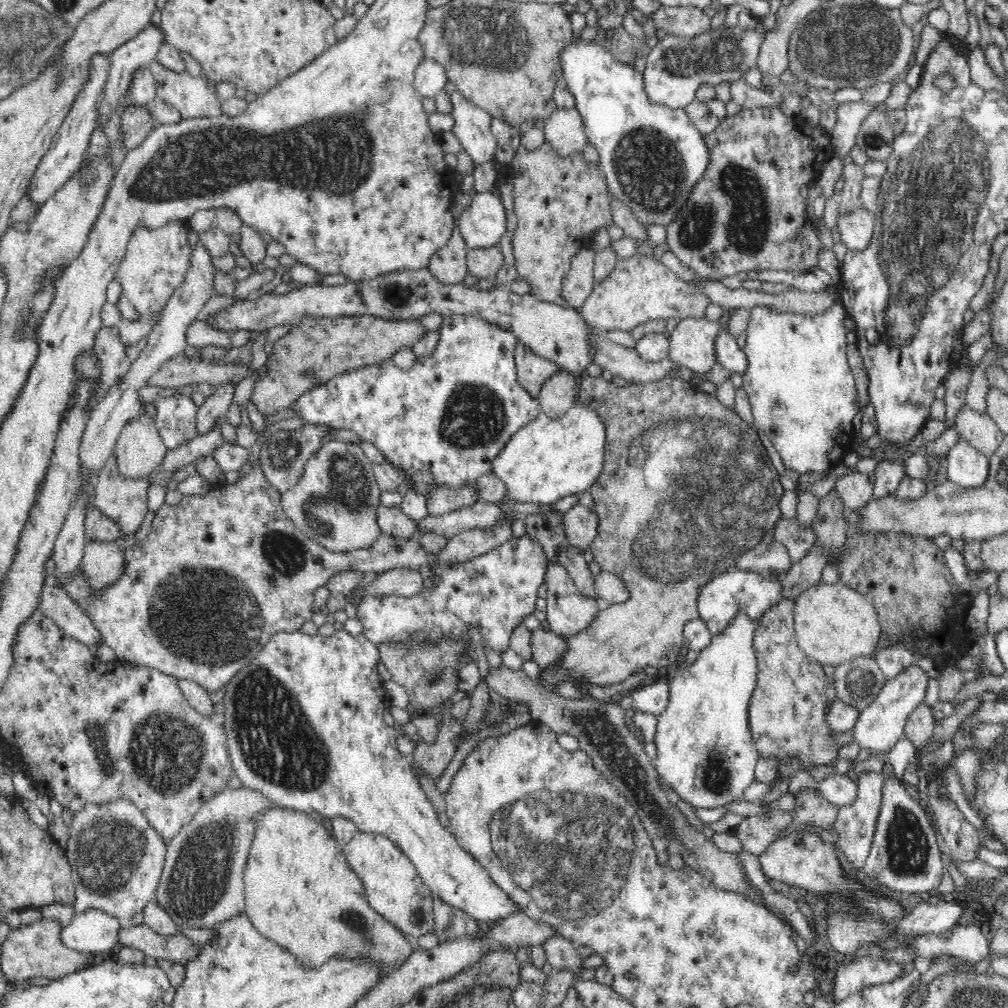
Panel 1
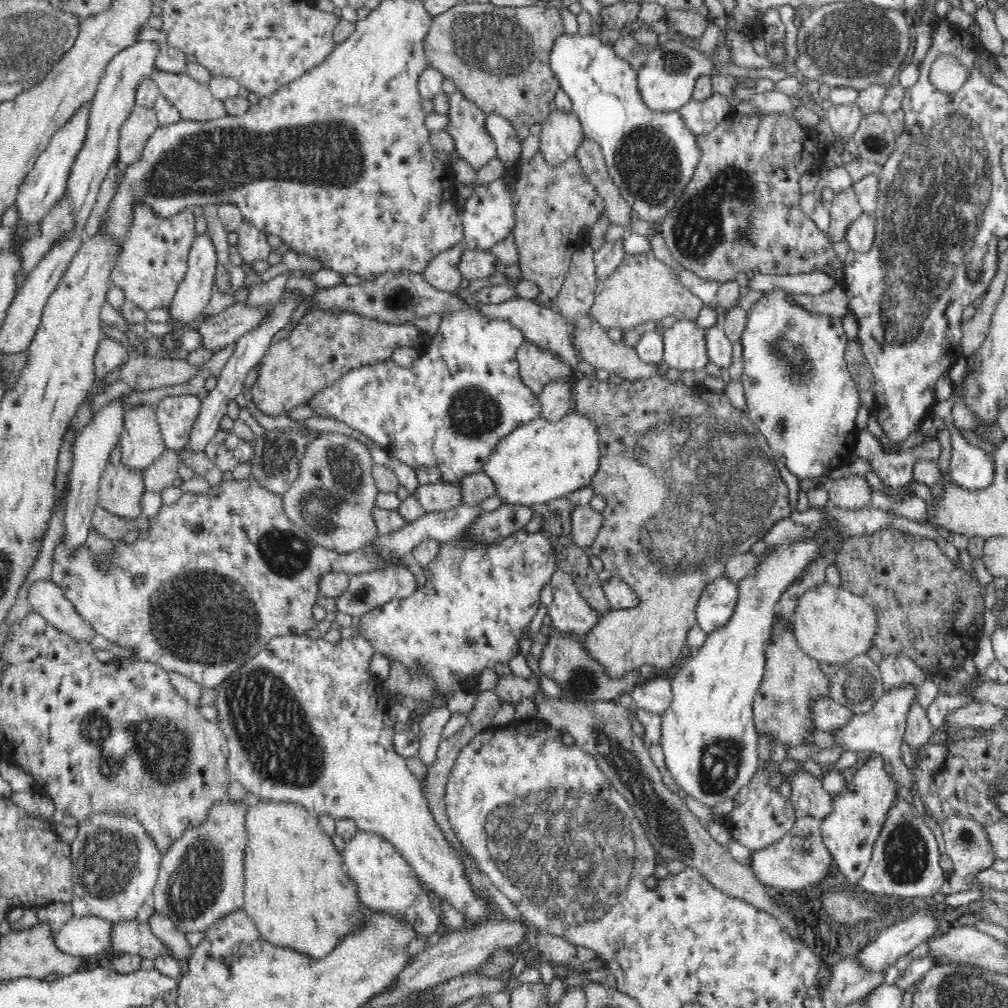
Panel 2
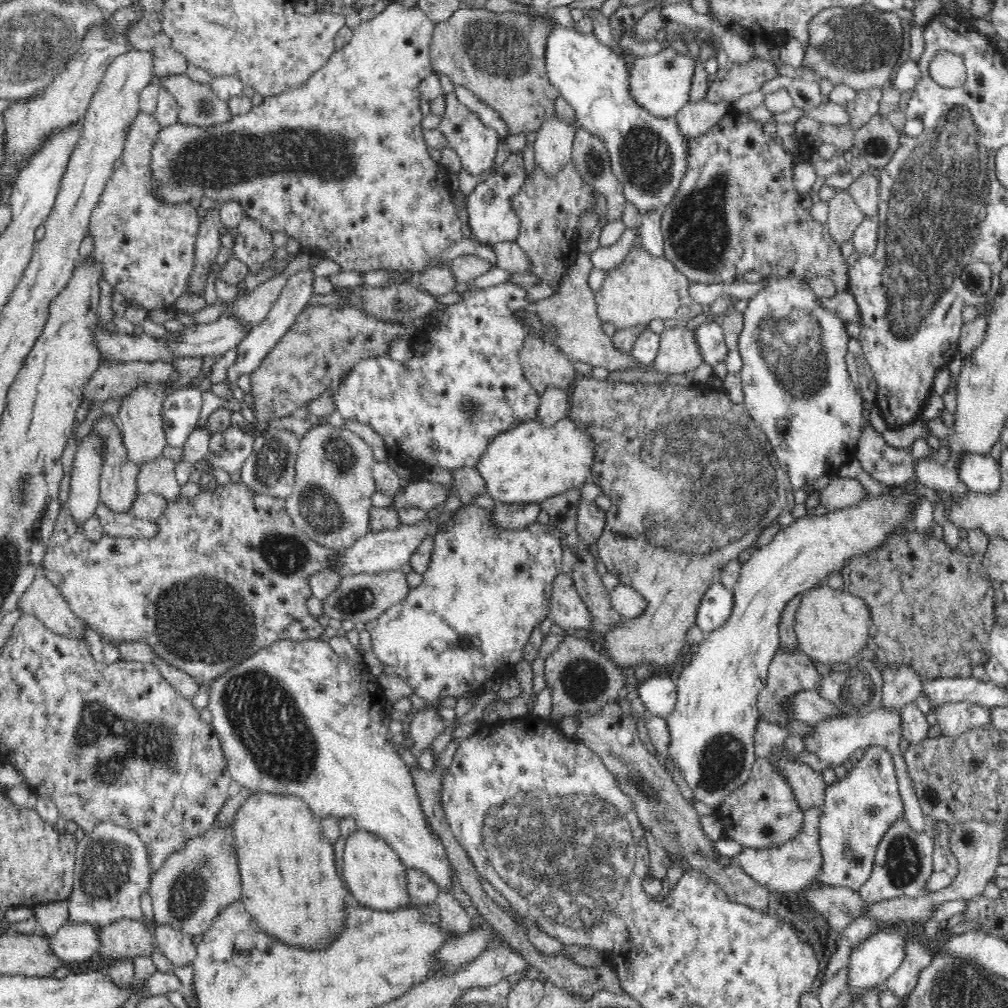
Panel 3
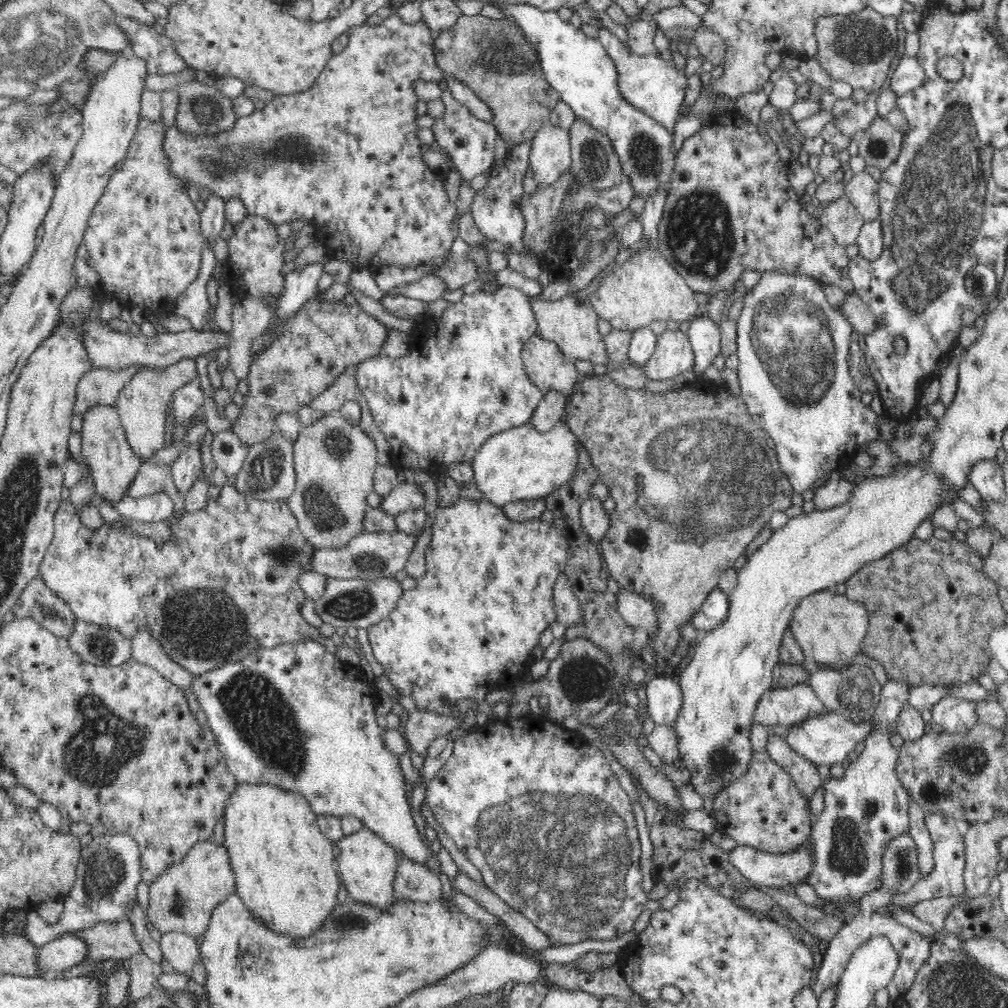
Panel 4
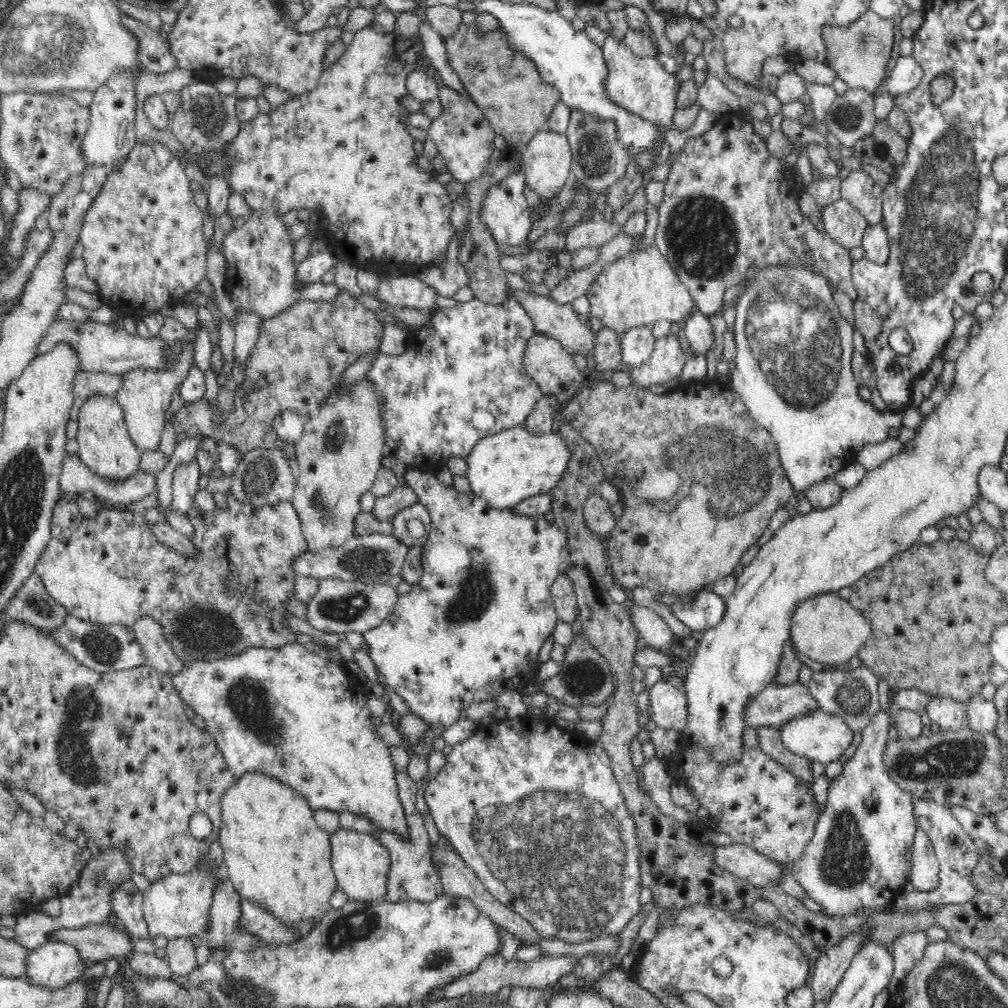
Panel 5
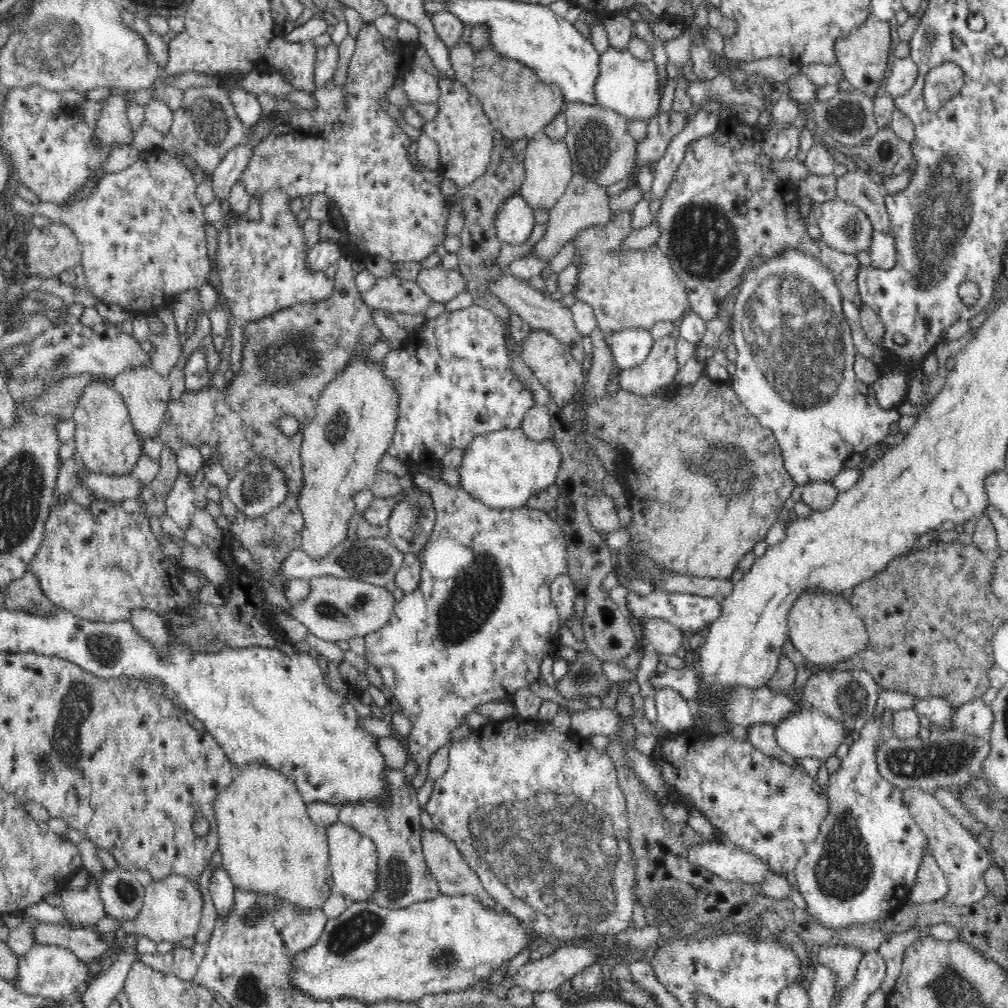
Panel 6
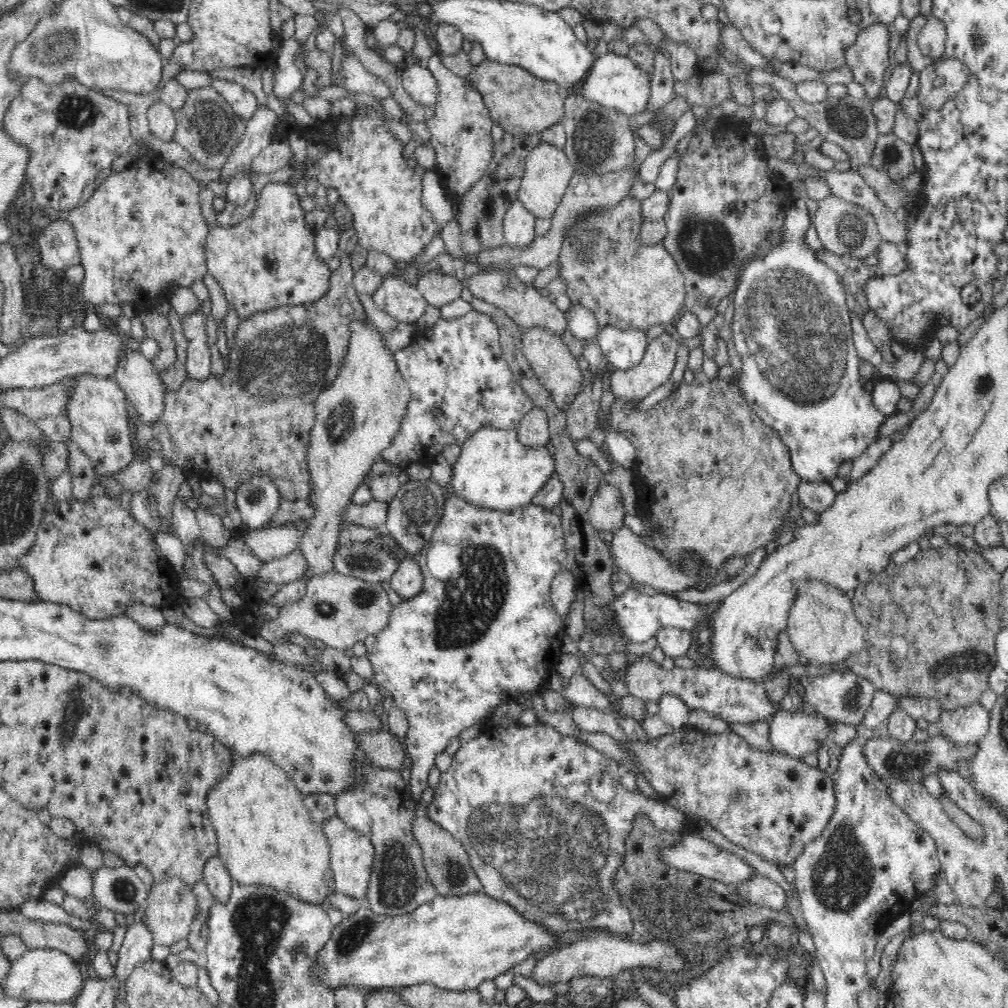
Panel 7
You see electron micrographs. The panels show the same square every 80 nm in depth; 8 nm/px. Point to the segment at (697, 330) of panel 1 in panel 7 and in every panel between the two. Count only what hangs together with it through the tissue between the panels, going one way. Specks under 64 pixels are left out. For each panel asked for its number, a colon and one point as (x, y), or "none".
2: (684, 344)
3: (678, 353)
4: (673, 355)
5: (667, 360)
6: (658, 371)
7: (629, 385)

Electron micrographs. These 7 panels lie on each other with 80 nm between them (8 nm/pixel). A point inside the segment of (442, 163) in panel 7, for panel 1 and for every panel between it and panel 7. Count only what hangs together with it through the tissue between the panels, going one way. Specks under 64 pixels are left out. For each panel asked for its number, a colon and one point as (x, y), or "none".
1: (472, 124)
2: (466, 122)
3: (475, 144)
4: (467, 141)
5: (464, 137)
6: (462, 130)

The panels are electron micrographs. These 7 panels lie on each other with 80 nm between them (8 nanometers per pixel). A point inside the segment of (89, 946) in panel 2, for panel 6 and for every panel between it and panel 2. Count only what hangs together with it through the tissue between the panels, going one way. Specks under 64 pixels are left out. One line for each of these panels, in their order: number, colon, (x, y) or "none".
3: (73, 943)
4: (55, 957)
5: (53, 965)
6: (50, 971)

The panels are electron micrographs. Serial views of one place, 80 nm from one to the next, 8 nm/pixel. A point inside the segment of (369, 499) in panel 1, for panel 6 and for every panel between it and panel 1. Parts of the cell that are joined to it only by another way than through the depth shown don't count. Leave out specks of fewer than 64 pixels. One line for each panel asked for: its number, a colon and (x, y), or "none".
2: (331, 501)
3: (330, 502)
4: (335, 459)
5: (338, 455)
6: (356, 415)

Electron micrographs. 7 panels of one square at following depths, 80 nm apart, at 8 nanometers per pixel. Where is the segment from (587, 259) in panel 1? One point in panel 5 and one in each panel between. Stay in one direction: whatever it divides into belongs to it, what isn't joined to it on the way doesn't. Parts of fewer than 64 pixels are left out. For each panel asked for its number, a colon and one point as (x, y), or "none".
2: (574, 301)
3: (570, 316)
4: (572, 326)
5: (559, 321)

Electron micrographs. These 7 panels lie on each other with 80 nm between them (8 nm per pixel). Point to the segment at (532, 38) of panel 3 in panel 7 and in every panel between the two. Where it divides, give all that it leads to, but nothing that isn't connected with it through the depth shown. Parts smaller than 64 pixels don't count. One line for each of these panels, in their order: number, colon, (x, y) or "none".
4: (492, 58)
5: (507, 87)
6: (520, 105)
7: (523, 104)

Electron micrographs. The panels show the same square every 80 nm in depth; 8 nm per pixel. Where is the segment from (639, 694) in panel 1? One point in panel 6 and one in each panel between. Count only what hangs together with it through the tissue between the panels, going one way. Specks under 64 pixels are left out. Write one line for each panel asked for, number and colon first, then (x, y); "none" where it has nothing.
2: (655, 697)
3: (659, 695)
4: (665, 700)
5: (669, 703)
6: (675, 714)

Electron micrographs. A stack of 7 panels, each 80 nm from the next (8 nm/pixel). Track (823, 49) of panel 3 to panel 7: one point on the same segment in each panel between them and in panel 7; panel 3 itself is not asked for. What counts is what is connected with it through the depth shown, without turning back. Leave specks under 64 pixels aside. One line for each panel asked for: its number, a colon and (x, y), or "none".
4: (857, 49)
5: (859, 53)
6: (863, 55)
7: (868, 58)

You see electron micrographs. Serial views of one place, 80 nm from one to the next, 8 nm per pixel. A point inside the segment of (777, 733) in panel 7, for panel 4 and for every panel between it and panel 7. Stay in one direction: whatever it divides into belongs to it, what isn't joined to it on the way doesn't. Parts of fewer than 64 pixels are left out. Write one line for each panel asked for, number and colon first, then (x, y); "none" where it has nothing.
4: (826, 739)
5: (817, 736)
6: (810, 733)

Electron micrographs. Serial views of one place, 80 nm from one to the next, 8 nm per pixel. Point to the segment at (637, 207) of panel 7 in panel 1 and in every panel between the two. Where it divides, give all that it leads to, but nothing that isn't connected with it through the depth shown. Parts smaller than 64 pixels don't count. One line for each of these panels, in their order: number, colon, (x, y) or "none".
1: (639, 289)
2: (642, 289)
3: (643, 287)
4: (645, 288)
5: (638, 289)
6: (628, 288)

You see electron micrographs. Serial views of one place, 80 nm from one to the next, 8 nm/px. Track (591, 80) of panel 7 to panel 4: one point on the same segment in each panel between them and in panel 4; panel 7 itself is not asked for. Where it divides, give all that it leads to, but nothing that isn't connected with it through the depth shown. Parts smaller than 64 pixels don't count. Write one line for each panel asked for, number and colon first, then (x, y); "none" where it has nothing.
4: (651, 85)
5: (642, 86)
6: (629, 86)

